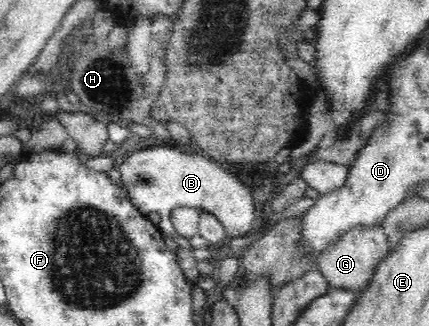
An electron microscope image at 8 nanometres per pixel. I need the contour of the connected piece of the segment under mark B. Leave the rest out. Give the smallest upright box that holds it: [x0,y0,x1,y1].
[117,142,257,284]

